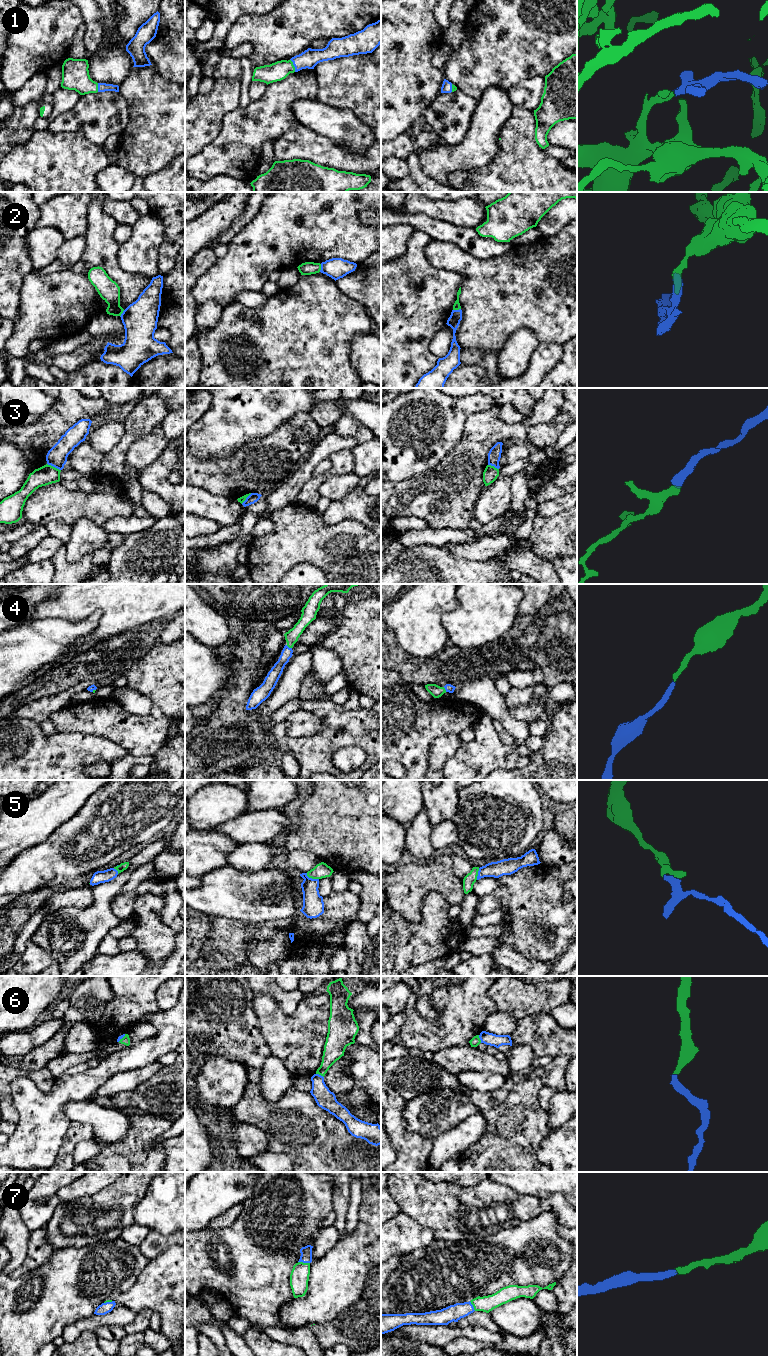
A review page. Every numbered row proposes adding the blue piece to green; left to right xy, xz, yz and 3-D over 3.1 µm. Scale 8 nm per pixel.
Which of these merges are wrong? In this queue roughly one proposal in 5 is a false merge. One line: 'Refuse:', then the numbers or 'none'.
Refuse: 2

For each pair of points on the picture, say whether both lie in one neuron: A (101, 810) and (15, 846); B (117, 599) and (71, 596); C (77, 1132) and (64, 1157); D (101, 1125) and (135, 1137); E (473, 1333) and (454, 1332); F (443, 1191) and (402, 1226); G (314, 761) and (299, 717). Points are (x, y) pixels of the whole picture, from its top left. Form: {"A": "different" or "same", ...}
{"A": "different", "B": "same", "C": "same", "D": "different", "E": "same", "F": "different", "G": "different"}

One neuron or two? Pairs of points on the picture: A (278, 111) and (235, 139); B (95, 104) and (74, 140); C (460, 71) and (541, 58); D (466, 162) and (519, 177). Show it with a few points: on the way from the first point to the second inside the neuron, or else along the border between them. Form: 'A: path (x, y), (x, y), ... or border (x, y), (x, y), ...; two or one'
A: path (267, 119), (246, 130); one
B: border (56, 132), (81, 132), (91, 142), (99, 144); two
C: path (480, 62), (484, 58), (521, 58); one
D: border (499, 150), (486, 165), (459, 172); two

